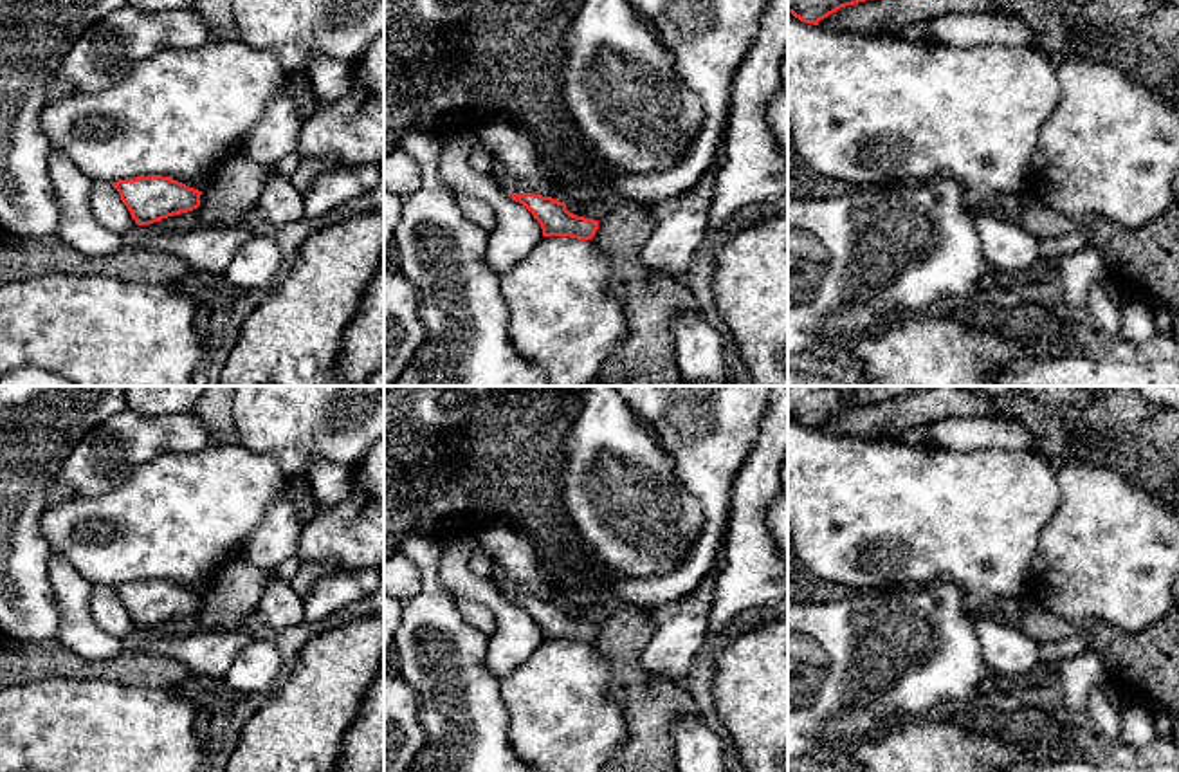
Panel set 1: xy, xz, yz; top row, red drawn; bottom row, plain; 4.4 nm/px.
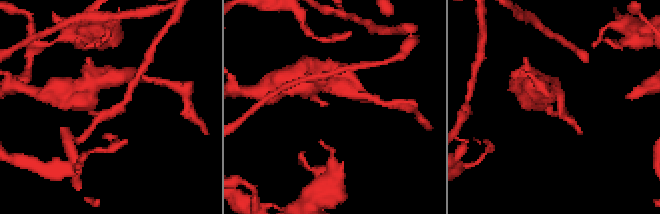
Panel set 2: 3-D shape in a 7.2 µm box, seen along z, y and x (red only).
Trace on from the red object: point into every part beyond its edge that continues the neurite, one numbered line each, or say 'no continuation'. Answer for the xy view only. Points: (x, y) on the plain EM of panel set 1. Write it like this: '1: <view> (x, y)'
no continuation

